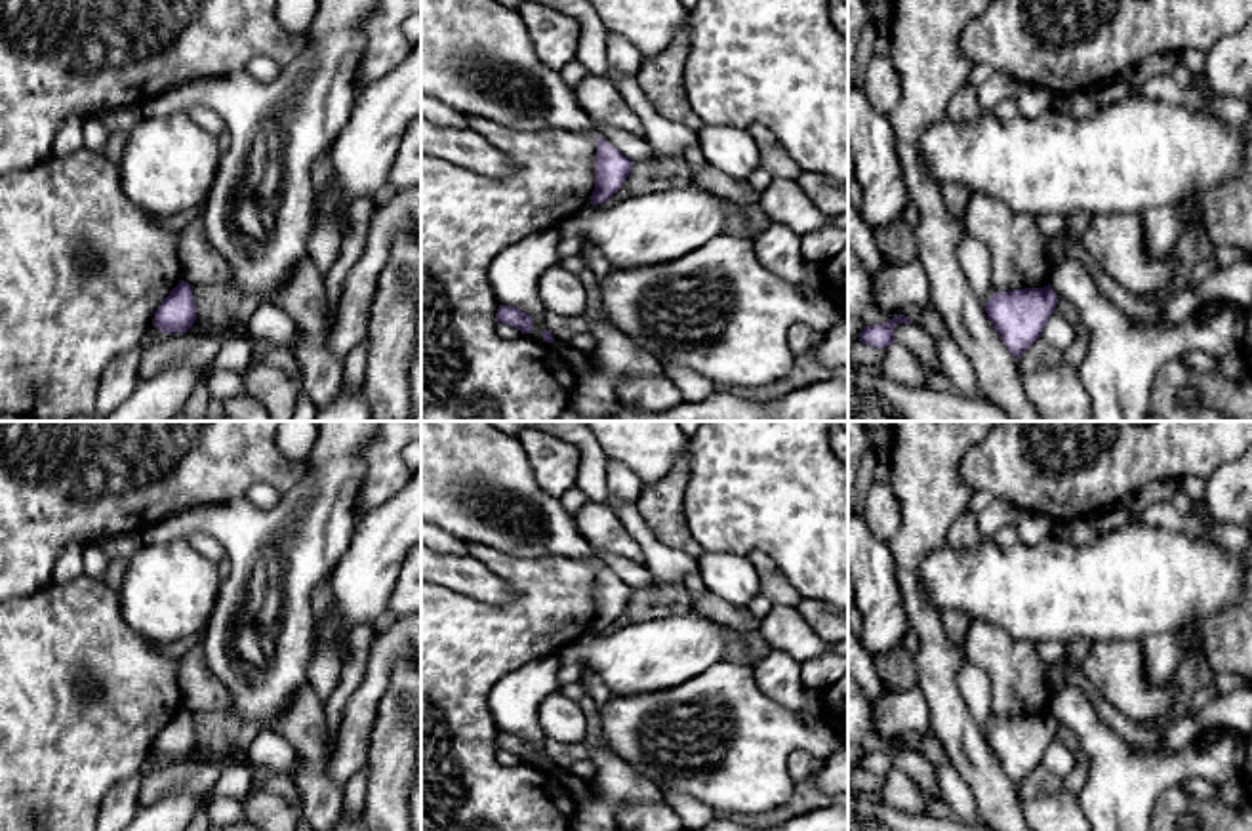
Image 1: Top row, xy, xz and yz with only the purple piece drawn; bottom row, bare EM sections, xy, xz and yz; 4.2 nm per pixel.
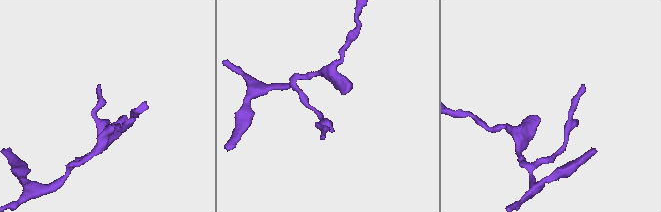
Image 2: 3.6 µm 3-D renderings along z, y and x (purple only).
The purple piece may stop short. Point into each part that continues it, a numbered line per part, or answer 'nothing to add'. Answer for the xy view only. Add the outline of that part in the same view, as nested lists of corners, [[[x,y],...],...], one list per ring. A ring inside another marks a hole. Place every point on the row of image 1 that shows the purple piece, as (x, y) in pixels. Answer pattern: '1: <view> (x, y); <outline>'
nothing to add

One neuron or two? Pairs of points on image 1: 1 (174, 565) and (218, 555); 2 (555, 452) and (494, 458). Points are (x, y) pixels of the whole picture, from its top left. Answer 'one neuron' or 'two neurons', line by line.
1: two neurons
2: two neurons

